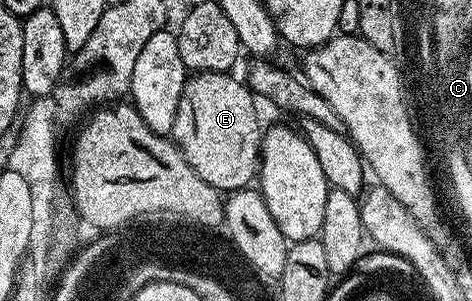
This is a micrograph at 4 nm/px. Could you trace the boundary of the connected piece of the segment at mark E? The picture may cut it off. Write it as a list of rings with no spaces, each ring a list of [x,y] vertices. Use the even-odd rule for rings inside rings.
[[[193,72],[186,77],[171,141],[191,168],[211,188],[222,192],[244,190],[258,177],[263,125],[257,119],[258,99],[241,78],[226,72]]]

